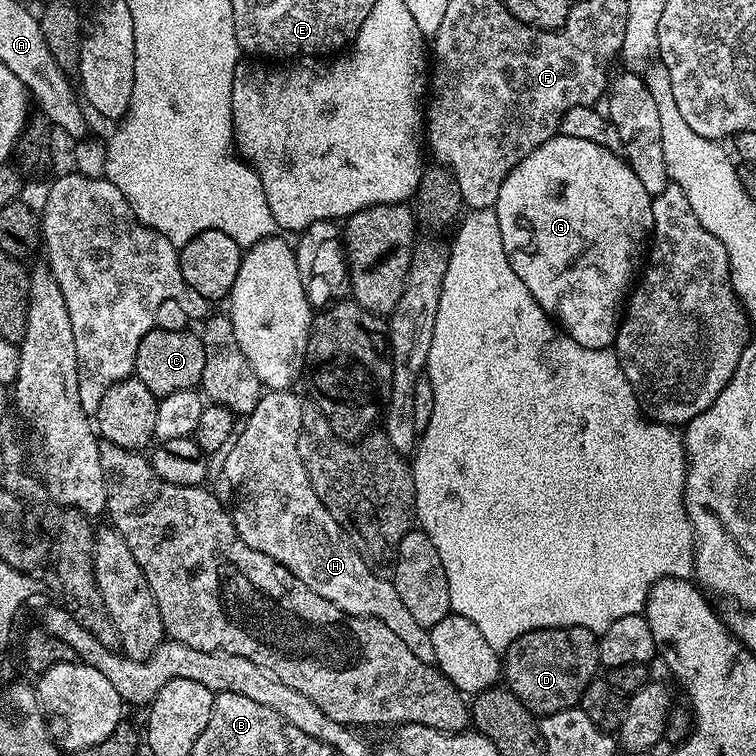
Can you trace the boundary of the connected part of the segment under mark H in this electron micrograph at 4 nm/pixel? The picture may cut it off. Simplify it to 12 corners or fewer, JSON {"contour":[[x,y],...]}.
{"contour":[[265,391],[223,453],[242,542],[422,662],[429,629],[322,506],[304,404]]}

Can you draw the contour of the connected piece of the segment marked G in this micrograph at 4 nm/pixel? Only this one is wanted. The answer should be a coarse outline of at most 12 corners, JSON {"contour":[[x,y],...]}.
{"contour":[[559,134],[494,207],[510,266],[578,346],[612,348],[652,198]]}

